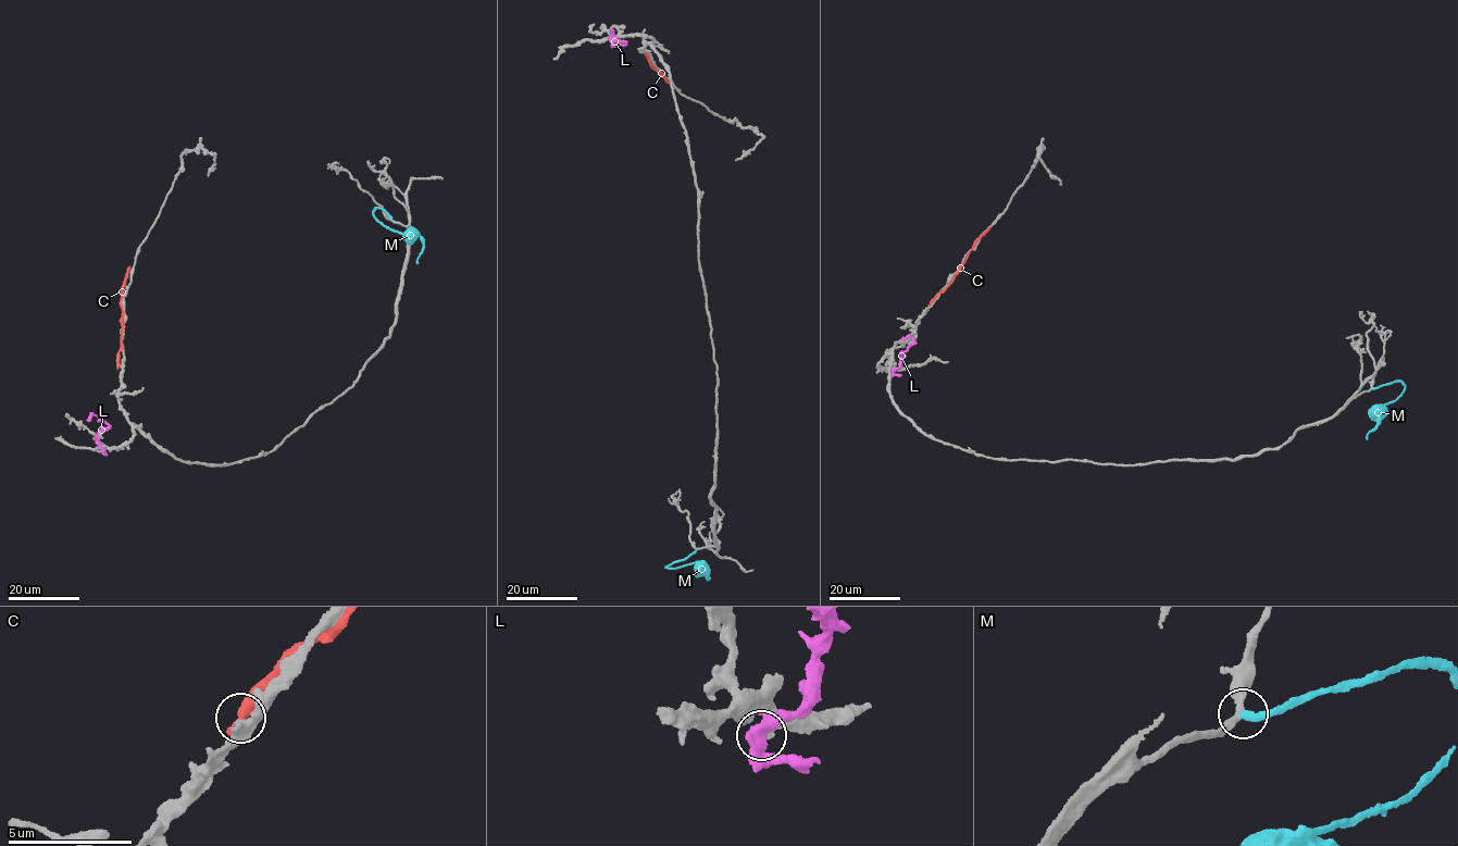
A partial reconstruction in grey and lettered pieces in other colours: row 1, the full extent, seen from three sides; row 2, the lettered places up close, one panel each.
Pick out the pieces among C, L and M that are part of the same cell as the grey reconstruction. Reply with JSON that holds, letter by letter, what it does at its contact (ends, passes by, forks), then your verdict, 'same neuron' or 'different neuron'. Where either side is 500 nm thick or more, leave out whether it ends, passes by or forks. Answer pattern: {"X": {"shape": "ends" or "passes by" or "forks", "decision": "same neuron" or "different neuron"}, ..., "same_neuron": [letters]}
{"C": {"shape": "passes by", "decision": "different neuron"}, "L": {"shape": "forks", "decision": "different neuron"}, "M": {"shape": "ends", "decision": "different neuron"}, "same_neuron": []}

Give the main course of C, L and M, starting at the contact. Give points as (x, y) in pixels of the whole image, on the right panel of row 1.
C: (930, 303), (952, 280), (974, 240), (989, 227)
L: (893, 371), (913, 339), (901, 339)
M: (1372, 388), (1397, 381), (1404, 387), (1394, 400), (1375, 407), (1380, 412), (1376, 426), (1367, 439)

